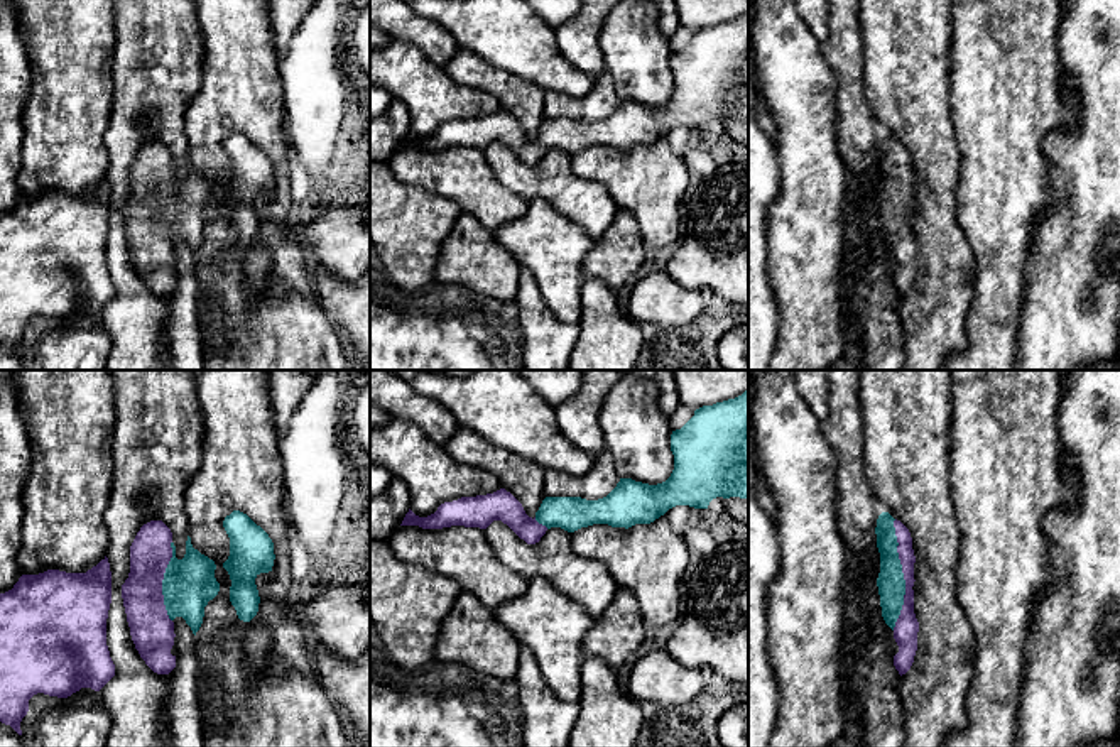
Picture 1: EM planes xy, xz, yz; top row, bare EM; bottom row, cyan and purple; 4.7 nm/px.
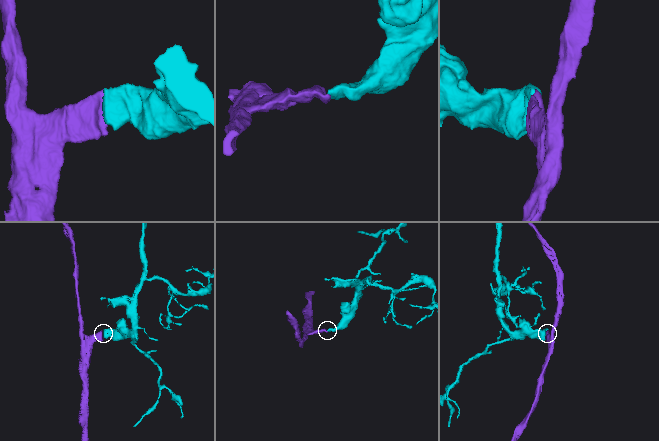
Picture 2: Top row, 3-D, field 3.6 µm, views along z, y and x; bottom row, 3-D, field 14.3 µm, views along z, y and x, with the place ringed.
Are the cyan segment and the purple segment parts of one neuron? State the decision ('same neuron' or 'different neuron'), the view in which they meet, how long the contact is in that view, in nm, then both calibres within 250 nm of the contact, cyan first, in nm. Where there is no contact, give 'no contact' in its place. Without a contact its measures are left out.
same neuron | yz | 550 nm | 130/110 nm

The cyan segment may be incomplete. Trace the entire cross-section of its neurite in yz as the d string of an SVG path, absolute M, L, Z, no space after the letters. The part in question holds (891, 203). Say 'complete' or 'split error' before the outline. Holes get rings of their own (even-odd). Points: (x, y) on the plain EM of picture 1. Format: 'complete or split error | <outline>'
split error | M889 134L877 140L877 169L880 174L880 194L877 199L882 238L894 252L899 274L894 287L905 296L917 272L919 243L914 235L914 171L909 150Z

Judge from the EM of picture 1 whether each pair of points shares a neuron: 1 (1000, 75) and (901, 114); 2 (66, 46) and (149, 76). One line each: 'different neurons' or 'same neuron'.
1: different neurons
2: different neurons

